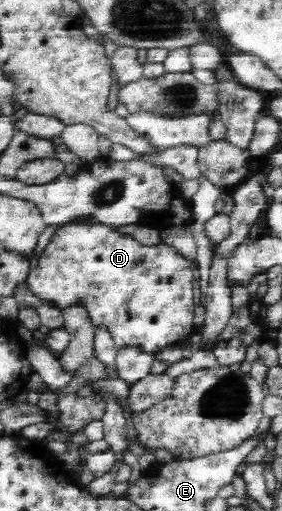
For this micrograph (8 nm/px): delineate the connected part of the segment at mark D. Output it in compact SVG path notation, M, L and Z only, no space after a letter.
M75 222L63 225L53 233L34 262L26 281L29 291L36 298L60 312L78 306L85 309L93 330L105 328L114 339L117 351L135 347L154 356L171 348L171 345L180 345L194 331L193 279L190 260L168 244L142 245L115 227L102 223Z

